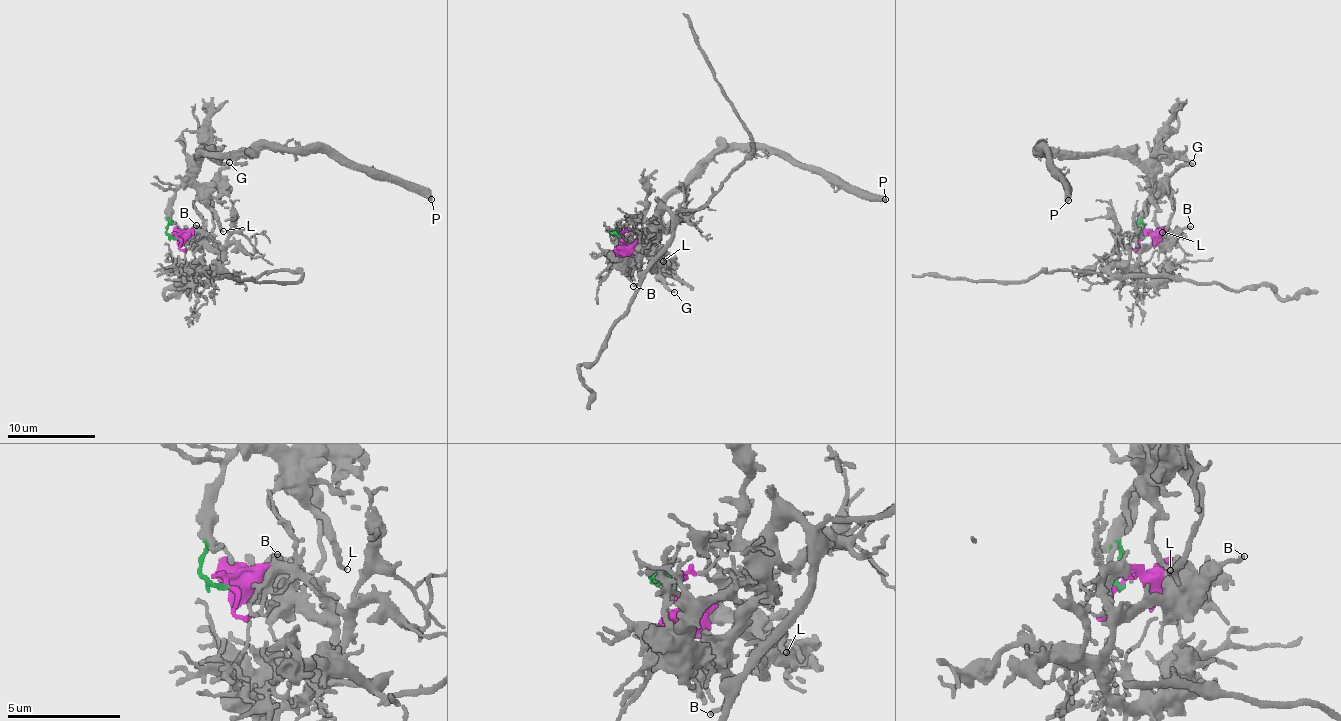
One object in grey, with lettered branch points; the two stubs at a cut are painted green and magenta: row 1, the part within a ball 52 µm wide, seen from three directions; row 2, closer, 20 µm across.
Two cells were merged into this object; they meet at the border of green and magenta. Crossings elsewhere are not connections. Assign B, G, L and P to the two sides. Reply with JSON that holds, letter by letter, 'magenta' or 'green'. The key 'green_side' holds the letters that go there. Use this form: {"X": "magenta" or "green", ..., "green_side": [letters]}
{"B": "magenta", "G": "green", "L": "green", "P": "green", "green_side": ["G", "L", "P"]}

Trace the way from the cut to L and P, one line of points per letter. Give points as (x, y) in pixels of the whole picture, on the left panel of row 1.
L: (175, 236), (166, 232), (169, 199), (187, 185), (215, 214), (222, 232)
P: (175, 236), (166, 232), (169, 199), (190, 179), (203, 153), (327, 151), (411, 182), (432, 199)

